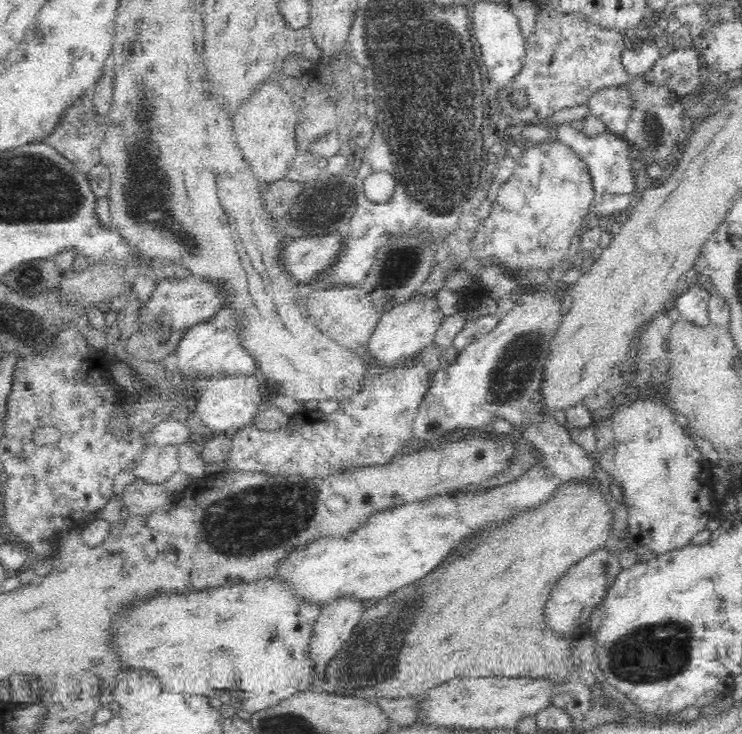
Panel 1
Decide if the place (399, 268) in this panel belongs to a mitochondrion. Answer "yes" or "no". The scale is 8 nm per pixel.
yes

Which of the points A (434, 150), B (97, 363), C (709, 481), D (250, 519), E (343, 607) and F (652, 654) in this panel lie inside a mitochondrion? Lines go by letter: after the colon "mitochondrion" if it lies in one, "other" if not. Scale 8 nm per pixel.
A: mitochondrion
B: other
C: other
D: mitochondrion
E: other
F: mitochondrion

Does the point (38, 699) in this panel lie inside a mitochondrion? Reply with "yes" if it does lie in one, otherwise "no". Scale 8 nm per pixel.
no

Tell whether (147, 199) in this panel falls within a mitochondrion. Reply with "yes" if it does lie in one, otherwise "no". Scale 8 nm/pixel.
yes

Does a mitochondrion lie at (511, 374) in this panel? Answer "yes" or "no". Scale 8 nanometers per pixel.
yes

